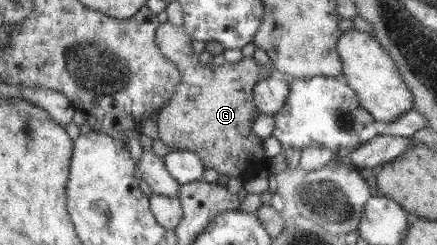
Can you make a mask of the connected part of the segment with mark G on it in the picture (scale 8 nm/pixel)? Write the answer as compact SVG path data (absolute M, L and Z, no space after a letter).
M159 23L154 41L161 55L173 62L181 73L171 98L152 119L156 122L159 140L170 151L194 153L201 160L203 169L214 169L229 179L245 180L267 169L262 140L251 134L251 124L260 113L253 104L251 90L256 82L270 76L271 65L259 66L251 57L243 57L234 63L223 62L218 67L201 65L182 25Z

